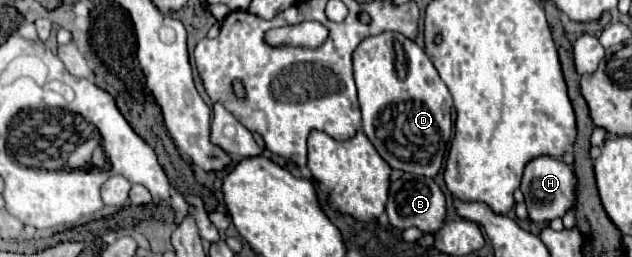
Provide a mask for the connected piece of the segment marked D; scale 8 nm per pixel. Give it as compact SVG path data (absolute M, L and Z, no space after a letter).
M400 33L368 37L354 51L354 79L362 109L362 131L380 157L392 169L436 177L452 133L452 97L430 57Z

